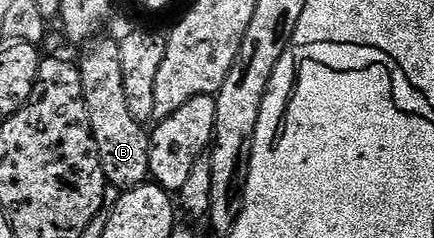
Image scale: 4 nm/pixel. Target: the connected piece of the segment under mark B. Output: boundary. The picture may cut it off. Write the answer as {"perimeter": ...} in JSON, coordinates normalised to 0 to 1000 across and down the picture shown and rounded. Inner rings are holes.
{"perimeter":[[[235,160],[207,197],[212,210],[191,248],[180,248],[177,273],[233,706],[249,769],[263,794],[267,782],[267,803],[281,807],[332,777],[348,748],[348,588],[332,517],[306,504],[306,471],[297,471],[297,420],[288,420],[288,319],[279,303],[274,176]]]}

